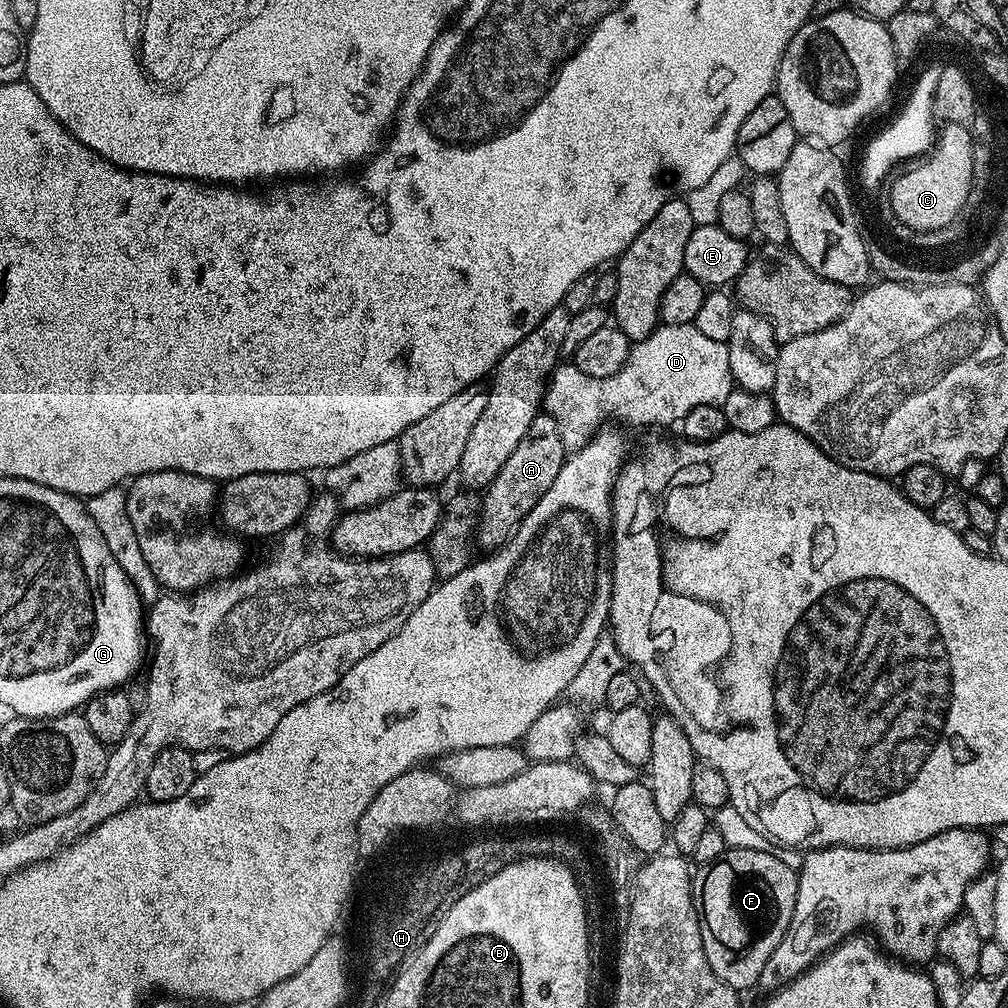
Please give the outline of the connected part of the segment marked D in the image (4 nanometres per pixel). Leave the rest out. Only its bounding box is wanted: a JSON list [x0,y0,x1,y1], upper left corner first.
[543,323,733,454]

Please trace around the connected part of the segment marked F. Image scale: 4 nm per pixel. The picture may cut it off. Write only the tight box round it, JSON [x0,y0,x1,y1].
[694,847,798,990]

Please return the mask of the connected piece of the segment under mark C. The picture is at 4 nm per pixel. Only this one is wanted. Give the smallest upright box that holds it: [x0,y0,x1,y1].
[889,128,969,228]

